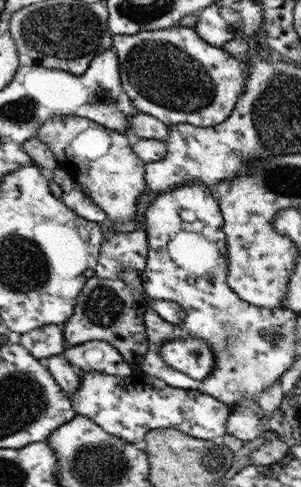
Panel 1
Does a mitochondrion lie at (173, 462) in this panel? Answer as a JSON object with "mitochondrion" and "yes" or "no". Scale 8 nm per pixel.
{"mitochondrion":"no"}

